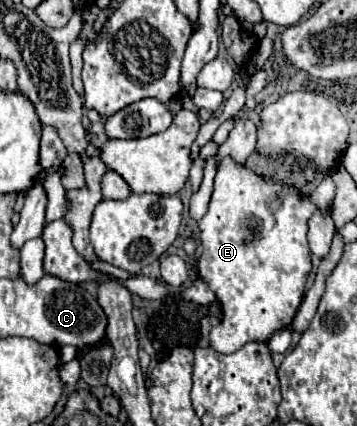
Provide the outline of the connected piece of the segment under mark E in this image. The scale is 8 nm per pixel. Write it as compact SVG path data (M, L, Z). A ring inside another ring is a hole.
M225 156L219 162L207 214L197 222L197 240L201 242L199 274L203 274L203 280L215 292L223 310L223 322L209 332L209 344L213 350L231 354L251 340L267 342L277 330L291 324L313 268L311 250L307 244L307 222L315 212L317 206L311 198L301 196L295 188L289 188L283 182L265 180L245 164L237 164L231 156Z

